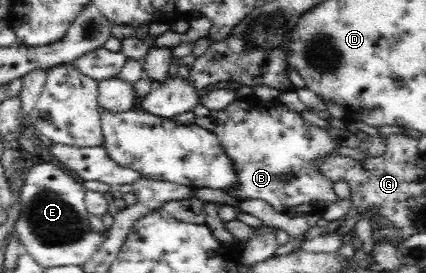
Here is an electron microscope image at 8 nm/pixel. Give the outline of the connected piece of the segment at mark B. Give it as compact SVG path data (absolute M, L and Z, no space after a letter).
M255 96L246 99L237 98L218 112L215 120L214 134L221 142L225 155L231 160L231 167L235 171L235 184L232 193L223 189L223 194L230 195L235 202L243 203L247 200L258 199L267 202L276 212L296 218L304 215L321 215L325 208L336 200L334 184L323 179L313 161L327 154L337 154L336 142L333 142L325 129L303 121L299 112L291 111L277 99L262 101Z

